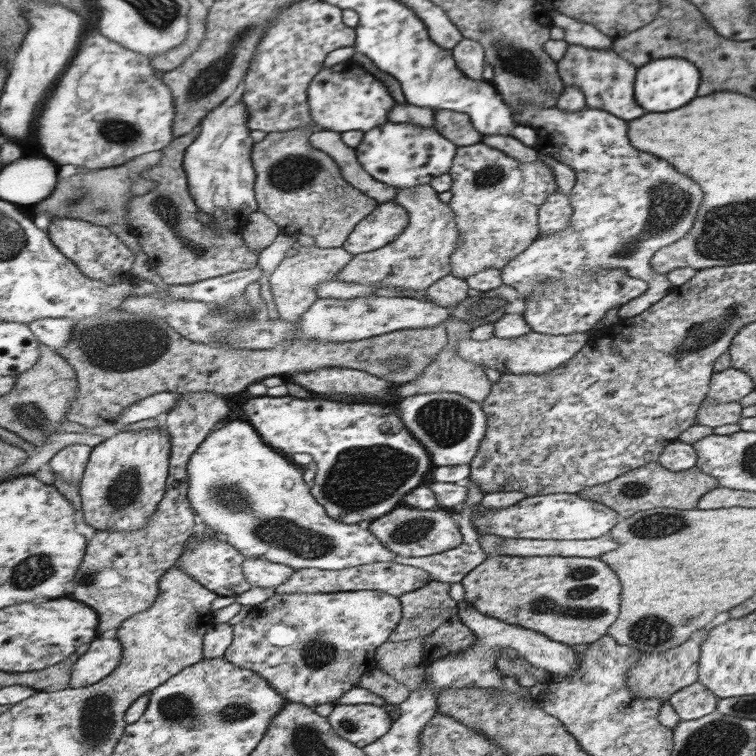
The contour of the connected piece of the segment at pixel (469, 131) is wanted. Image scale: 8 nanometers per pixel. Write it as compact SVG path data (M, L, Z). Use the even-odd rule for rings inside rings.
M432 109L434 129L456 147L481 143L481 132L472 124L471 118L462 112Z

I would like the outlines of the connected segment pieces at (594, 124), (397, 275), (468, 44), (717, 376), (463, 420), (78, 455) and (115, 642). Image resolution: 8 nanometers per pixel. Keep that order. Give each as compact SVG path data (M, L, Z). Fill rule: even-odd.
M521 103L515 107L516 111L509 108L514 124L527 125L535 129L538 150L547 152L553 160L566 164L575 173L573 187L568 193L573 214L568 227L565 227L563 231L550 234L551 236L545 238L538 234L525 251L501 267L502 284L511 286L517 291L519 298L525 300L532 294L534 286L540 282L551 281L555 285L581 280L587 272L620 268L625 271L625 274L647 283L648 288L641 296L622 304L619 307L618 317L630 318L646 311L649 306L667 295L673 287L665 275L657 274L652 269L651 258L661 248L676 243L691 230L695 212L703 198L699 186L687 176L681 176L669 162L631 148L627 140L627 124L603 109L583 106L575 112L565 112L557 107L538 107L533 103Z
M418 185L412 188L395 189L396 196L391 202L401 206L408 216L408 224L404 232L397 236L392 243L376 251L365 252L352 256L351 260L342 267L334 276L337 280L349 281L357 284L375 286L375 288L399 287L408 291L424 290L437 283L438 280L450 274L450 259L457 247L457 240L460 240L460 232L453 220L453 212L449 210L448 204L443 204L437 197L437 193L428 185Z
M463 37L452 49L456 67L470 79L483 81L481 77L484 62L483 47L471 38Z
M730 366L725 370L713 372L704 400L708 400L708 402L739 401L754 389L755 386L752 384L750 376L747 376L742 370Z
M432 392L414 394L397 400L400 416L409 432L425 445L437 467L470 464L477 447L485 434L486 418L480 403L473 402L453 392Z
M87 444L67 445L54 455L49 464L55 475L79 488L93 449Z
M99 636L71 669L70 688L84 688L107 679L123 661L124 644L117 638Z

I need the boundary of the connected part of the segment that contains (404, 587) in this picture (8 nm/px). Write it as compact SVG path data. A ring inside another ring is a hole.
M372 562L359 566L345 567L339 570L323 570L320 568L300 568L293 571L284 583L274 587L275 594L297 593L326 593L326 592L351 592L369 589L389 593L399 598L402 594L417 590L425 586L430 580L428 572L414 566L395 562Z

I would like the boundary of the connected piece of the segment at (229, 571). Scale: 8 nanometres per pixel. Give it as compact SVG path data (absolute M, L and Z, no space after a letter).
M191 537L187 543L190 547L181 555L178 566L197 582L204 584L210 591L217 592L219 596L236 597L250 589L251 586L245 580L241 568L244 556L227 544L224 537L211 537L199 542L195 537Z

